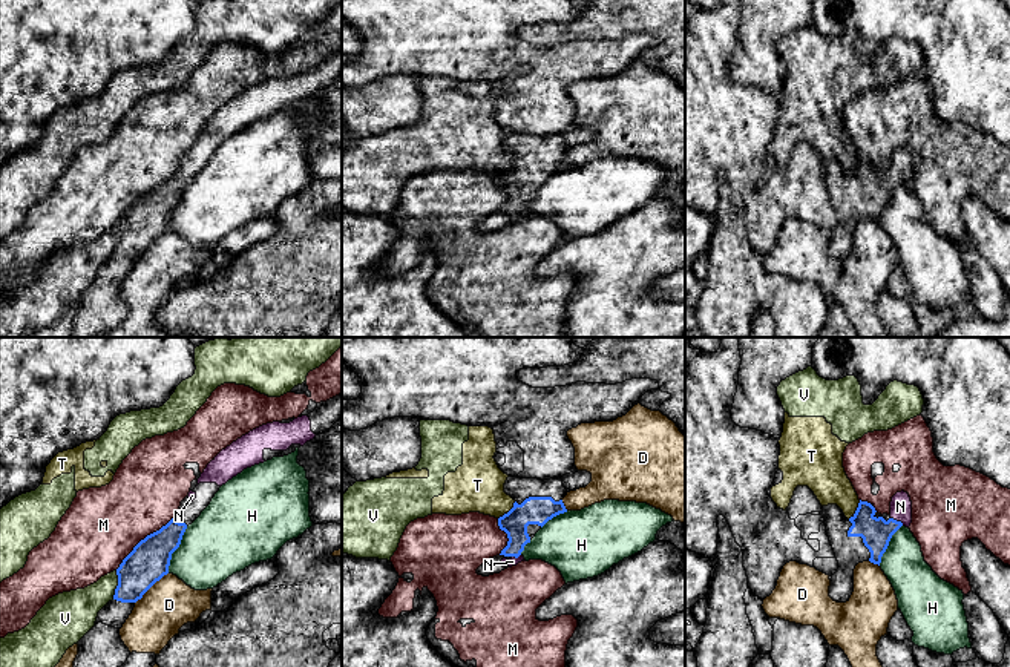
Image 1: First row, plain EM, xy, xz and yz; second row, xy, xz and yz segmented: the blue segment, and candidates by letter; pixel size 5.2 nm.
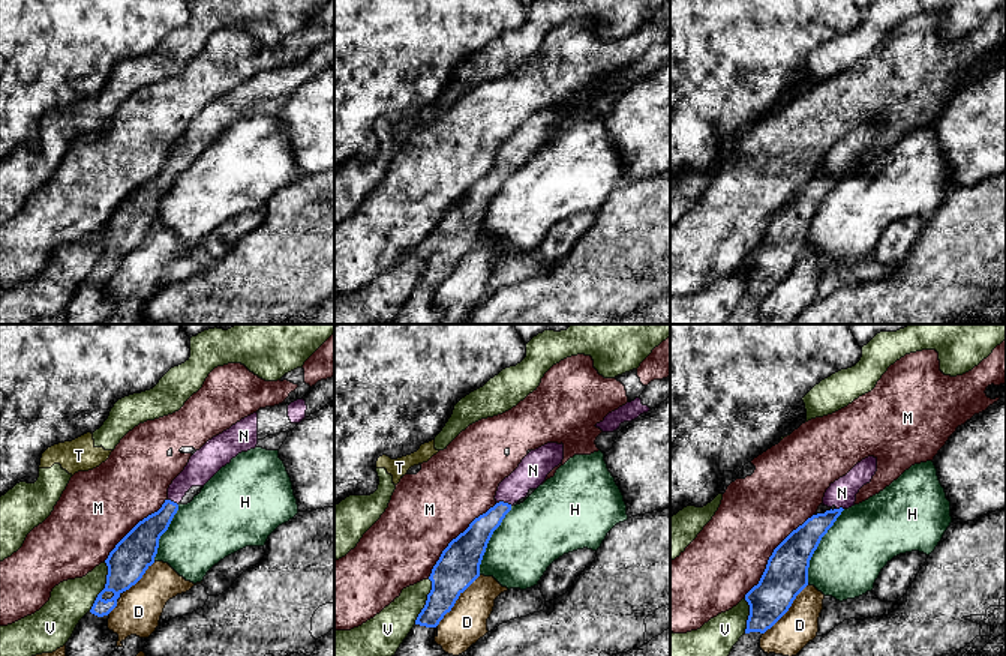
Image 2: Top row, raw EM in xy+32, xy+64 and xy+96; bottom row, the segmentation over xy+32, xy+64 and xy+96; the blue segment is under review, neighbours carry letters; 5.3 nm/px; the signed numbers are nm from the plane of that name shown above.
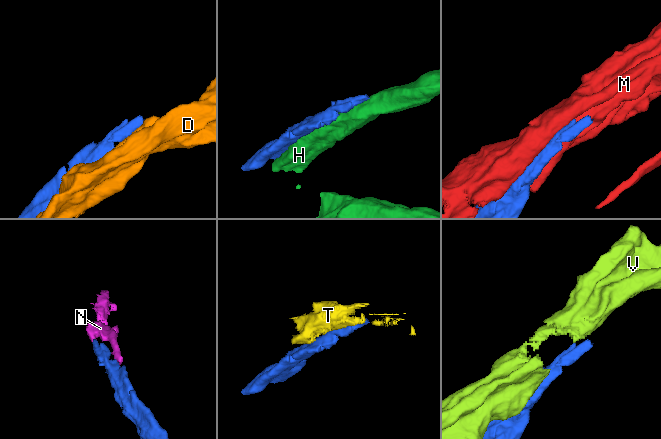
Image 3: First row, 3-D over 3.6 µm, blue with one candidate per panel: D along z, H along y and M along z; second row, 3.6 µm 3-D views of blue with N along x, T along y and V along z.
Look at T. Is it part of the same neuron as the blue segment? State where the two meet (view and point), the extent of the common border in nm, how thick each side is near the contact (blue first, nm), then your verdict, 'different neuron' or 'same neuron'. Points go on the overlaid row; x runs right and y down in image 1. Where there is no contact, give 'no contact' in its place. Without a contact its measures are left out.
meets blue in yz at (857, 509); contact 120 nm long; 160 nm thick on the blue side, 220 nm on the other; different neuron

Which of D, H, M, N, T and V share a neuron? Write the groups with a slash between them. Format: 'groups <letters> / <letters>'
groups D / H / M / N / T V

